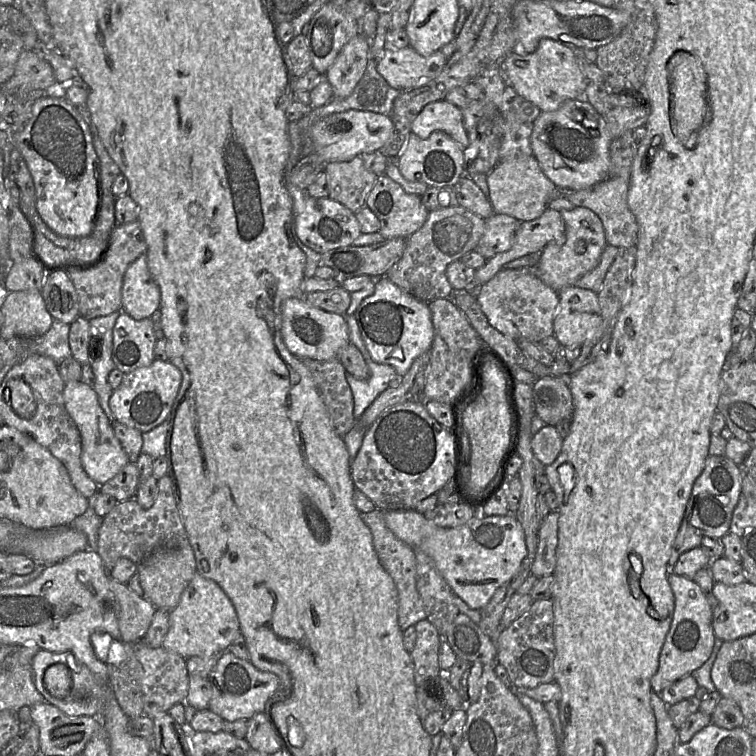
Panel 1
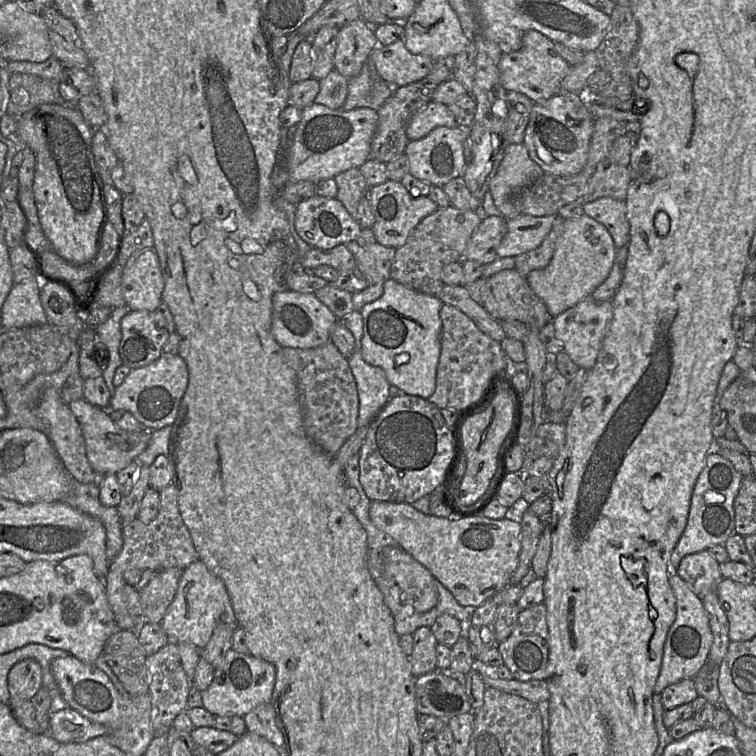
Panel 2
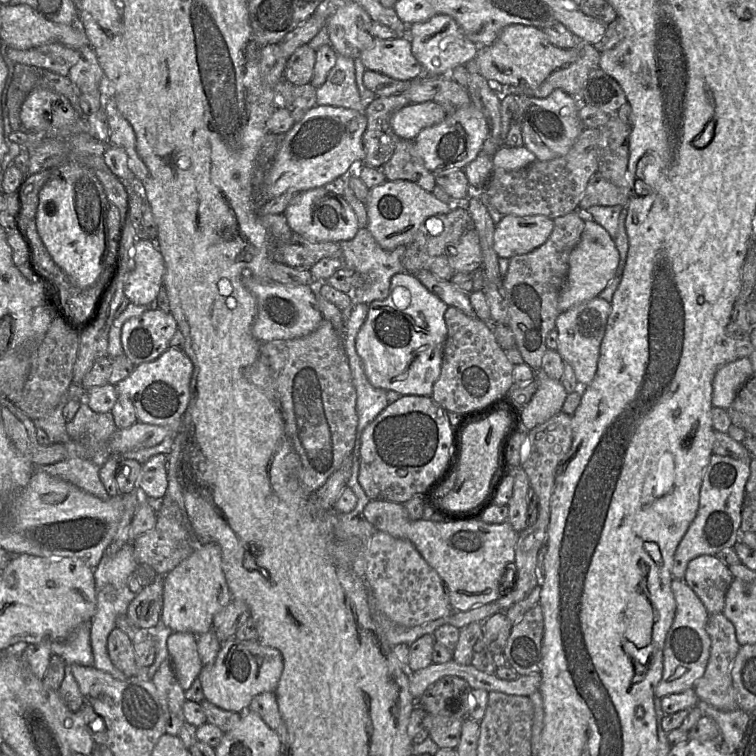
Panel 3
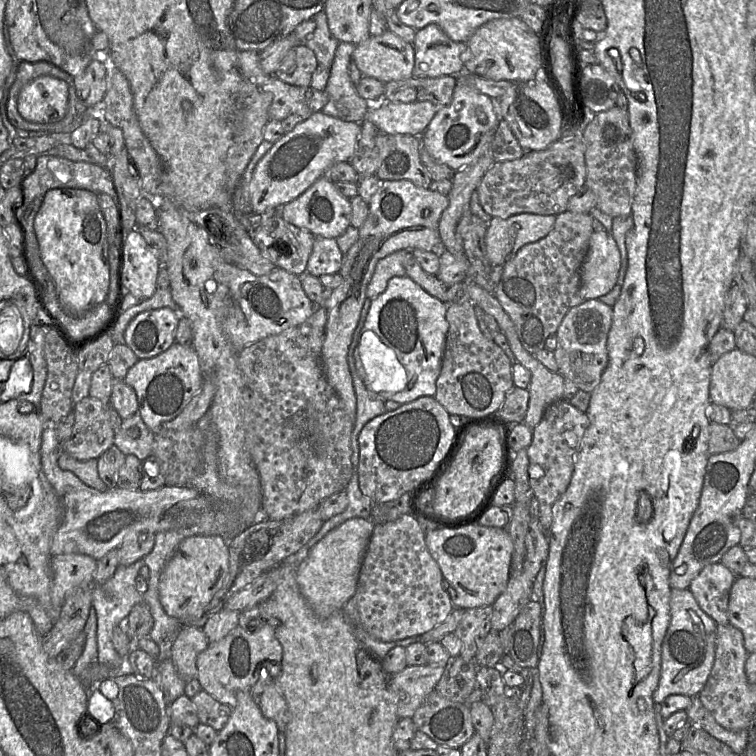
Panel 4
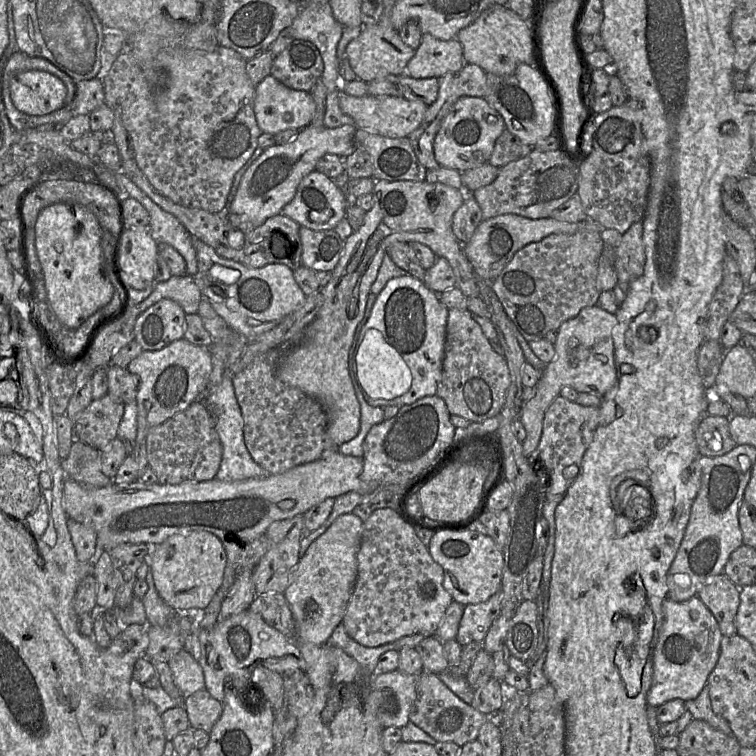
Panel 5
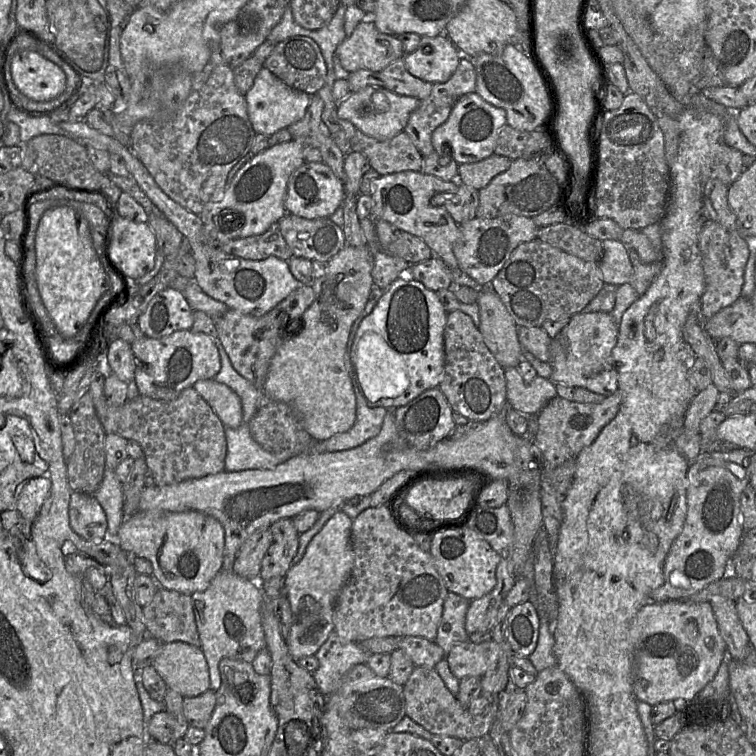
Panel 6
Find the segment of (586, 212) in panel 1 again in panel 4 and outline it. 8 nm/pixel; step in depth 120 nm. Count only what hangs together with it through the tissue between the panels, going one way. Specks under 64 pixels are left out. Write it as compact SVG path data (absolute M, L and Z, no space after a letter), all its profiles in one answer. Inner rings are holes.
M594 231L580 269L581 299L598 299L611 291L619 270L620 252L611 233Z

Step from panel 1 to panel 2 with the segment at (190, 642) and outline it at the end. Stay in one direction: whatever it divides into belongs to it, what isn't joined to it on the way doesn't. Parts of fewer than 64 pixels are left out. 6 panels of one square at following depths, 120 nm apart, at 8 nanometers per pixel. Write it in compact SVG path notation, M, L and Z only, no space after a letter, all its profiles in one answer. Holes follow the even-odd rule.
M201 560L191 563L183 570L176 596L161 622L169 642L187 642L204 649L217 628L233 624L238 622L224 582Z

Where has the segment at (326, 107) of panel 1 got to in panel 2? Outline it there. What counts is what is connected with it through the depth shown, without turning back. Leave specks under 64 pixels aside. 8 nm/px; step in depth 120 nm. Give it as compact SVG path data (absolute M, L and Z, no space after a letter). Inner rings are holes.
M367 62L361 72L349 79L348 95L342 110L367 107L374 110L380 108L393 94L395 88L381 78L373 78Z

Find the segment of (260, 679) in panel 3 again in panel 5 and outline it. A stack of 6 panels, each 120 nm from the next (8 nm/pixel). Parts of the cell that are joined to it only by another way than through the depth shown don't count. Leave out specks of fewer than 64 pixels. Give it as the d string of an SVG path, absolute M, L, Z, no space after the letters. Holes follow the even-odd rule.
M245 610L239 614L216 623L208 629L198 631L200 643L200 664L205 682L205 690L220 703L224 700L224 688L227 681L233 684L251 685L254 669L249 668L255 663L280 676L290 670L306 670L306 662L293 639L269 626L260 615Z

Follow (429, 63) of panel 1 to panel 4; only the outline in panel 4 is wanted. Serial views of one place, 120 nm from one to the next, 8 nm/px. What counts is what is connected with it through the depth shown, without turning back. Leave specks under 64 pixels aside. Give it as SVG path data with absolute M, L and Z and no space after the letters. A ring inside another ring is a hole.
M392 31L370 35L356 45L352 54L363 76L373 77L383 83L413 77L415 49Z

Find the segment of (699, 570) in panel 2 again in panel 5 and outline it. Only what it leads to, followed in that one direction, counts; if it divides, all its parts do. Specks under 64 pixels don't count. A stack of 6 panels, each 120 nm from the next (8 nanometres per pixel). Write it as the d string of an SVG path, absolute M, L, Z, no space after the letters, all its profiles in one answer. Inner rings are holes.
M724 573L708 579L697 597L713 614L723 636L737 634L735 616L740 603L740 588Z

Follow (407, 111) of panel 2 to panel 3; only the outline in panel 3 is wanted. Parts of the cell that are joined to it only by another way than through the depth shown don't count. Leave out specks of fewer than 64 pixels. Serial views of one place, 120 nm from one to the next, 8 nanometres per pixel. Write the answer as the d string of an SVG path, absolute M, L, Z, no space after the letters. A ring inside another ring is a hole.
M404 93L391 96L376 97L365 109L367 127L362 137L365 157L361 165L381 168L394 154L400 137L393 131L390 120L402 107L410 104L409 98Z

